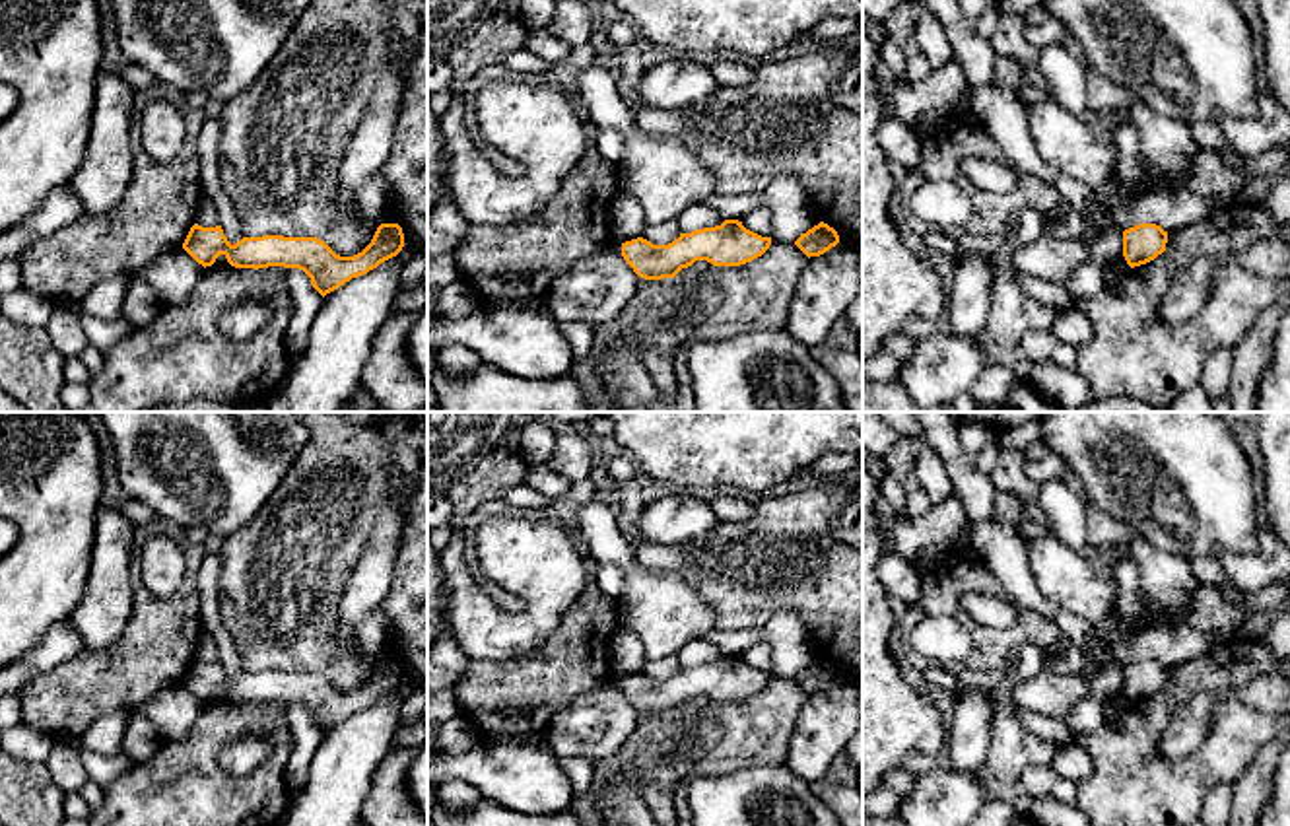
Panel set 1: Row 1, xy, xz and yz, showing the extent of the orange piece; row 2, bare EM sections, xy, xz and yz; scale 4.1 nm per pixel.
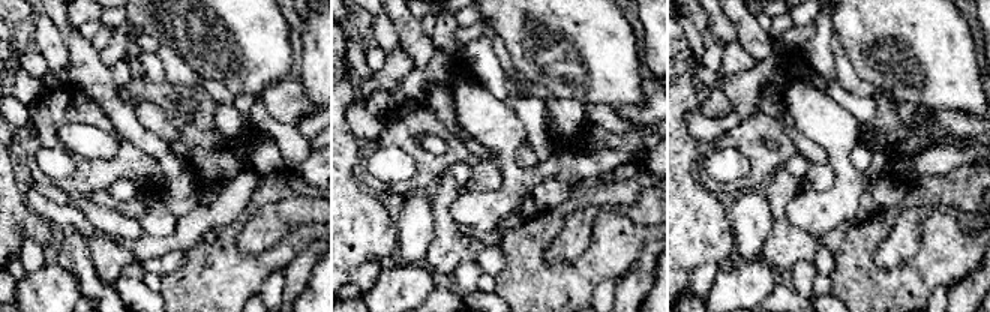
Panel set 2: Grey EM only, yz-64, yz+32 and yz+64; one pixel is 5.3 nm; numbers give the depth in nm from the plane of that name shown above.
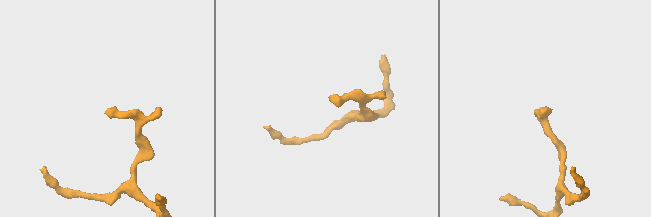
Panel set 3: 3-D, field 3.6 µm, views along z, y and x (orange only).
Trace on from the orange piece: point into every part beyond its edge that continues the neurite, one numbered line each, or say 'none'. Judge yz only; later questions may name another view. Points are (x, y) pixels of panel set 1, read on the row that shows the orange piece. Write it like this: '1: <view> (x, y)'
none

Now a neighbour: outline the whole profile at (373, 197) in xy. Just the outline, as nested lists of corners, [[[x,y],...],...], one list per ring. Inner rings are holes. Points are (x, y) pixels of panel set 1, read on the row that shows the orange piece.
[[[381,171],[365,181],[357,200],[359,220],[375,231],[383,224],[385,206],[390,202],[389,189]]]

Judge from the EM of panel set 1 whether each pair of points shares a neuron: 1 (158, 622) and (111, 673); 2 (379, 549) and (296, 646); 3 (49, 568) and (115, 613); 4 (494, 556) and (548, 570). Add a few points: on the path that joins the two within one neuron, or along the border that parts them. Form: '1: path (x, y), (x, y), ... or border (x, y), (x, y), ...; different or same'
1: path (150, 634), (123, 661); same
2: border (370, 545), (342, 597), (340, 630); different
3: border (94, 549), (86, 593), (67, 619); different
4: path (508, 556), (535, 558); same

